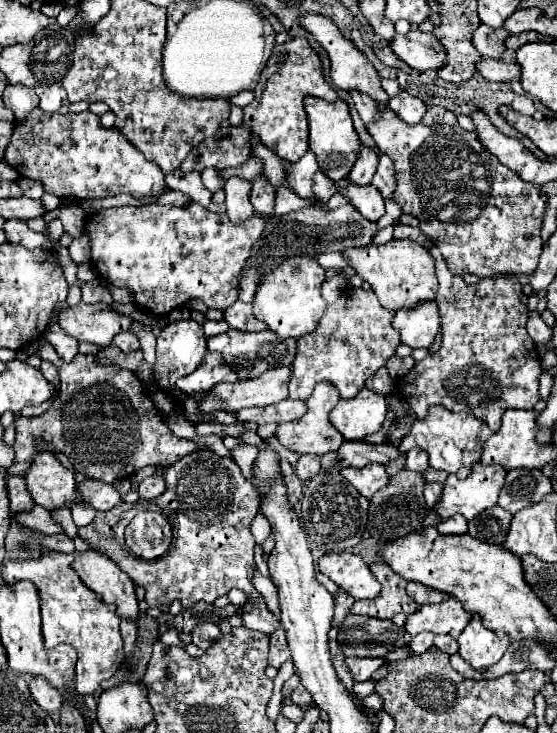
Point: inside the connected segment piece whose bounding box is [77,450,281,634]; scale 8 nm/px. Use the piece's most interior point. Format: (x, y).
(212, 552)

